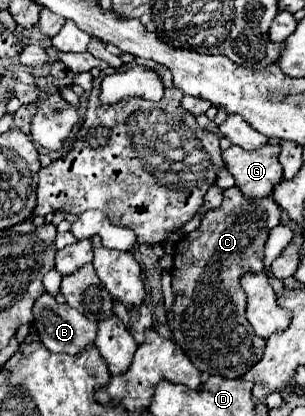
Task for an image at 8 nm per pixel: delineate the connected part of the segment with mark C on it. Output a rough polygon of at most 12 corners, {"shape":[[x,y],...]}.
{"shape":[[224,189],[174,245],[168,327],[208,375],[238,379],[266,341],[240,277],[264,269],[272,197]]}

